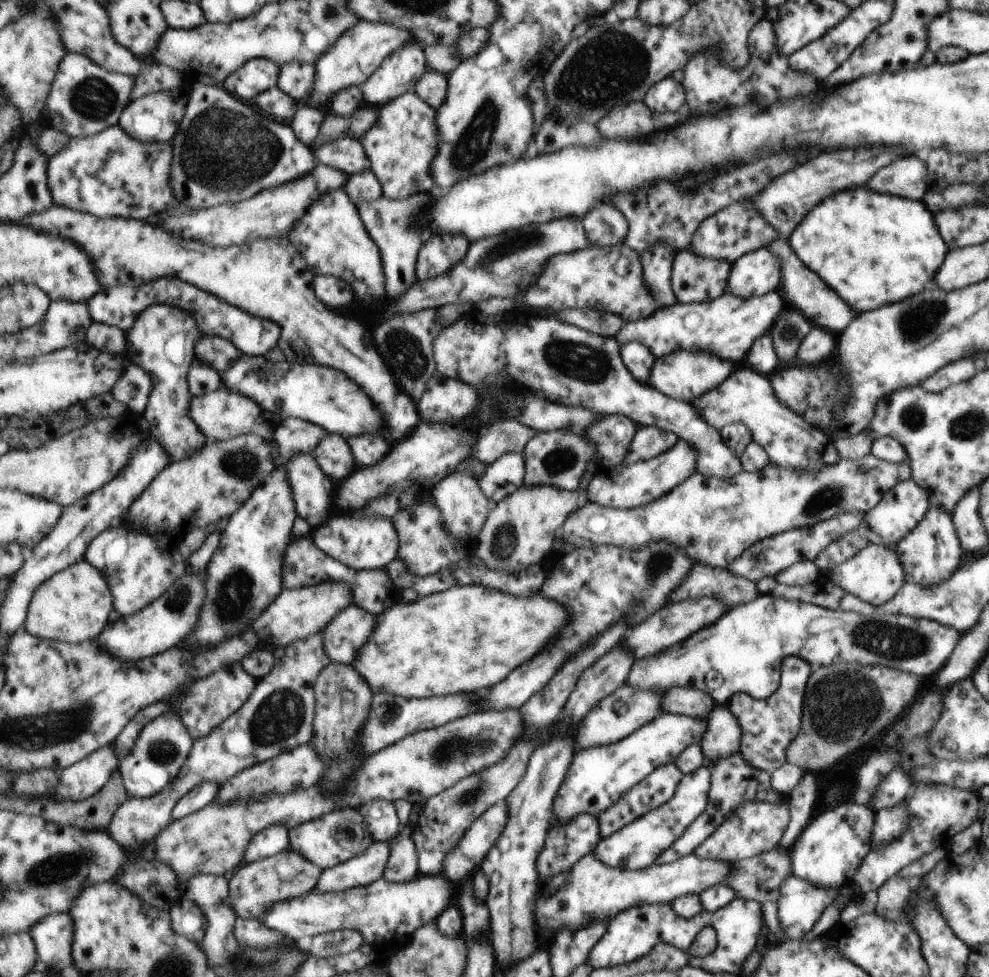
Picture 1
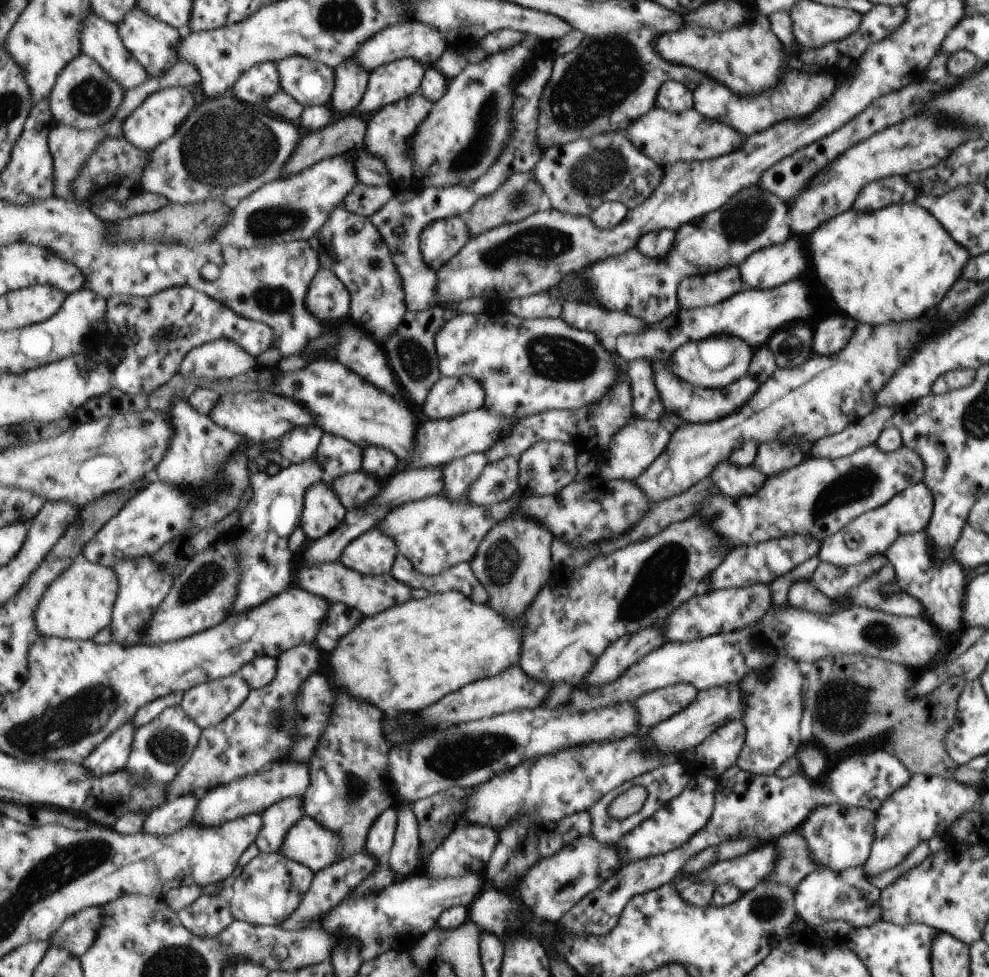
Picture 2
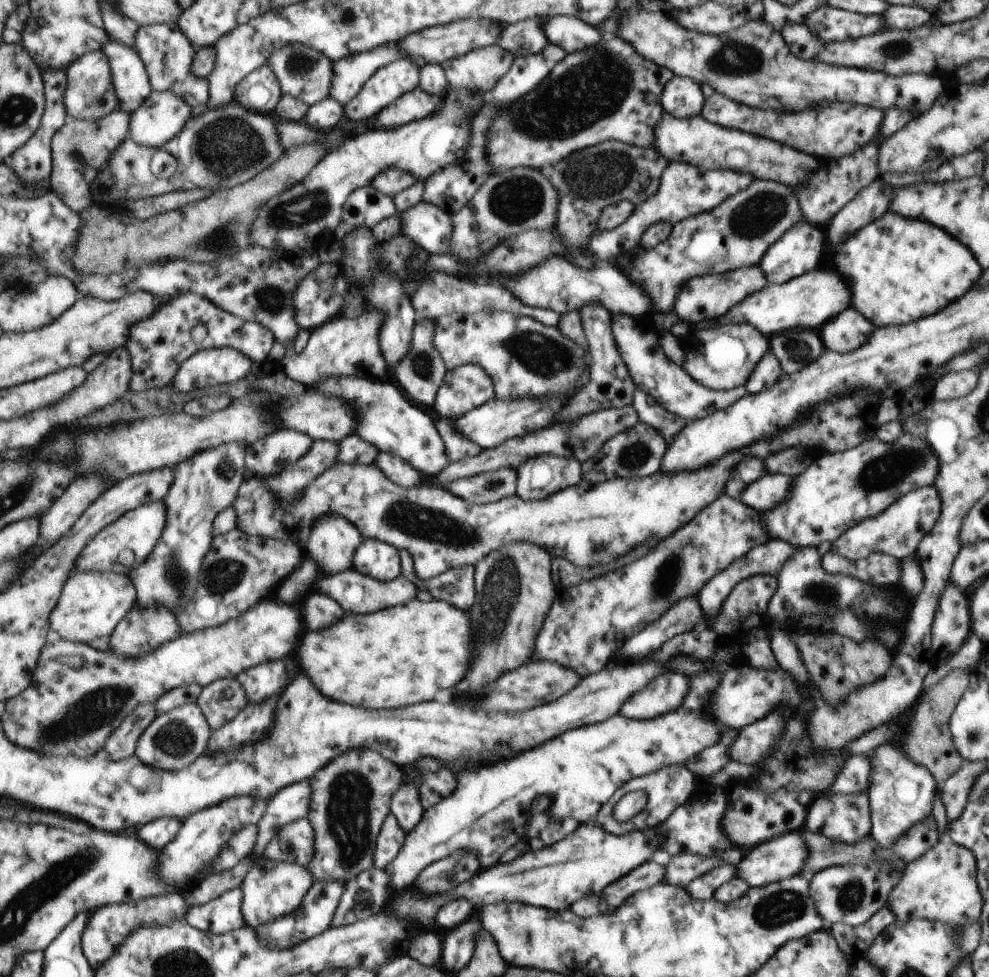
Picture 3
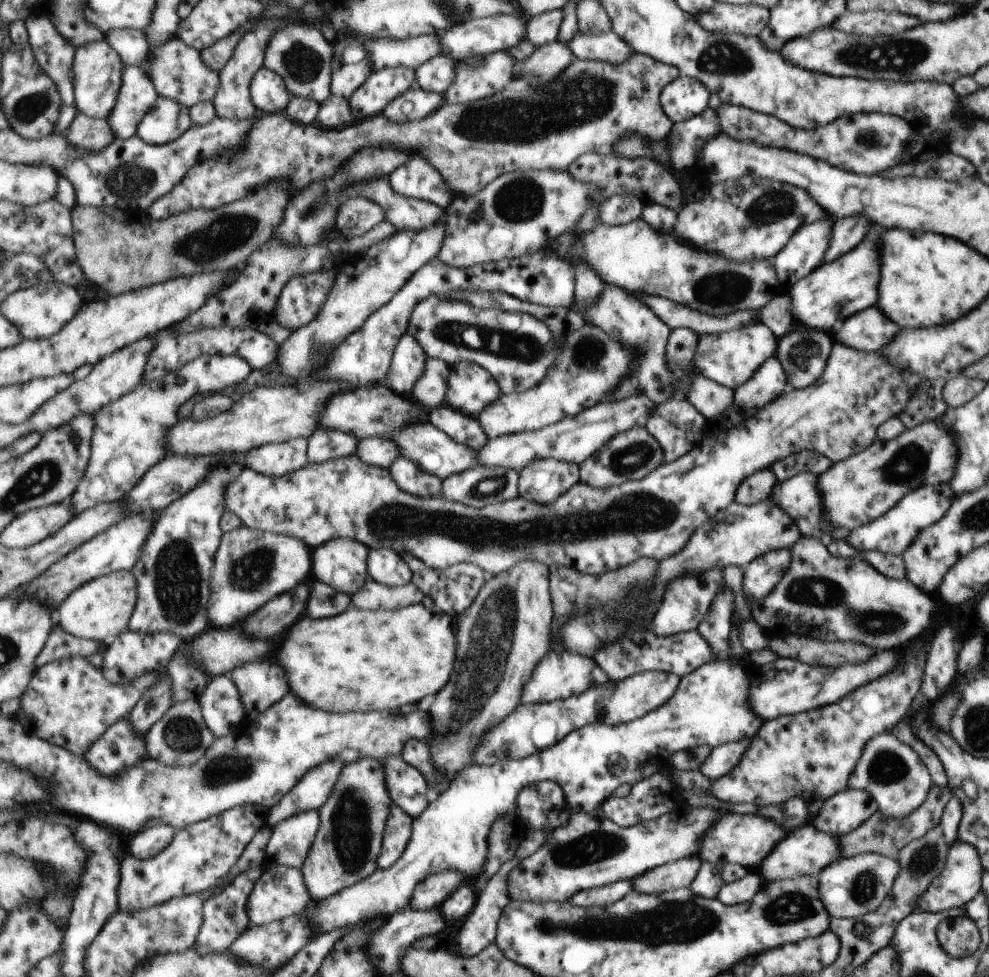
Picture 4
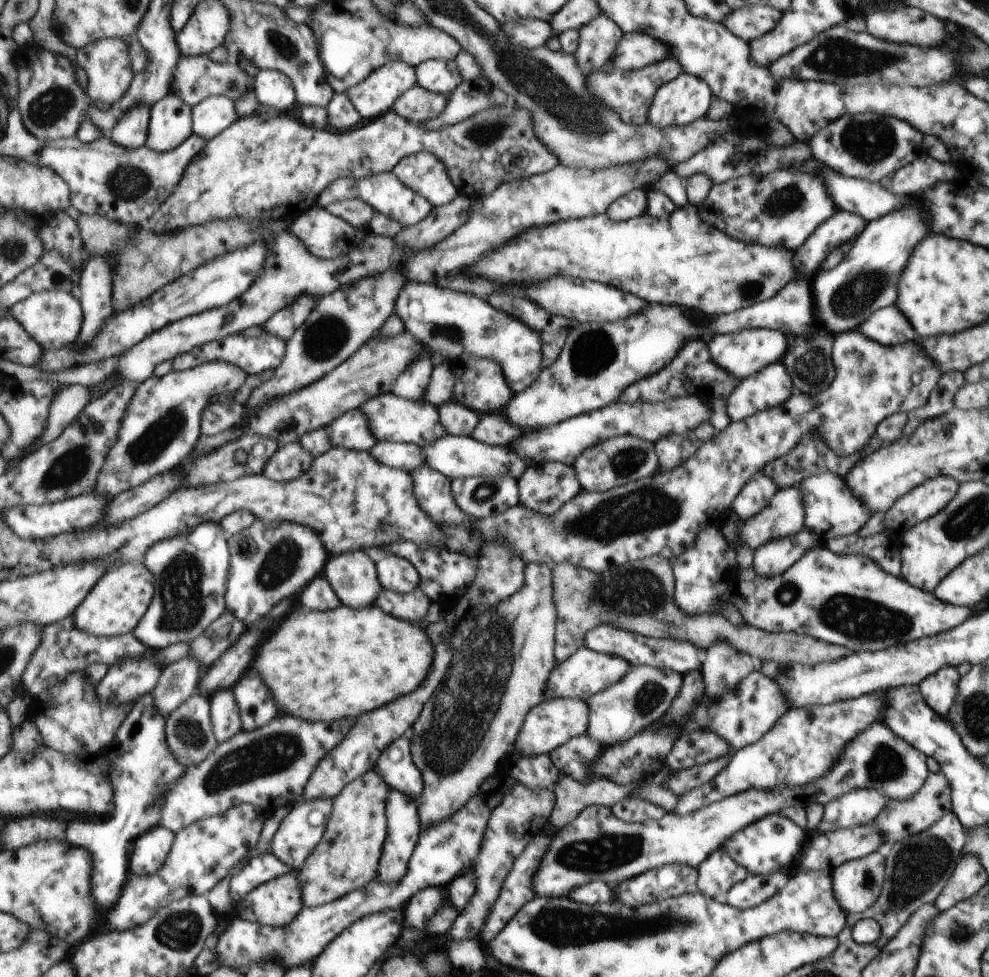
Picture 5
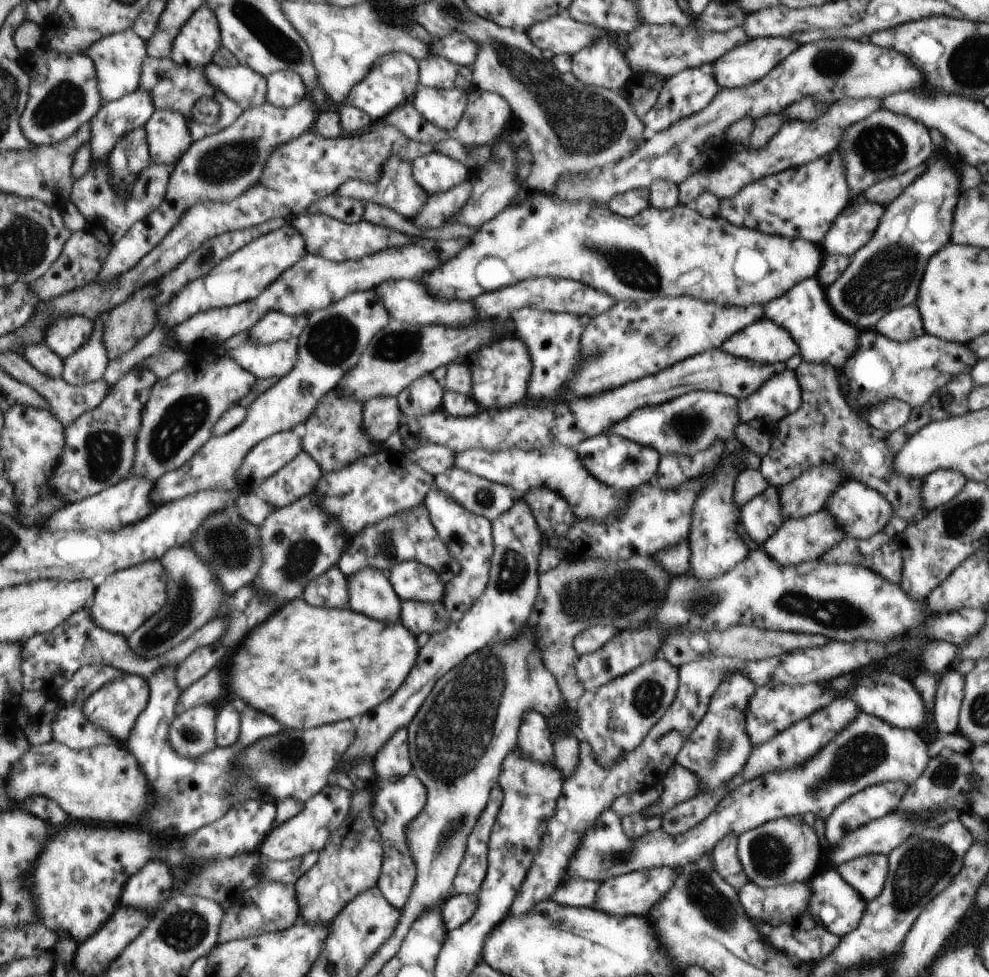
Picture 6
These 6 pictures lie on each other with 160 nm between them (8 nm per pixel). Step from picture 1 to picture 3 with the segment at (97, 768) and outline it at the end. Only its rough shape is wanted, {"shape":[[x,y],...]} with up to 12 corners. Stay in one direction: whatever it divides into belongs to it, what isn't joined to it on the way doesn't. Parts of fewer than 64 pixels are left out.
{"shape":[[155,703],[137,710],[104,747],[111,760],[136,755],[139,738],[158,715]]}

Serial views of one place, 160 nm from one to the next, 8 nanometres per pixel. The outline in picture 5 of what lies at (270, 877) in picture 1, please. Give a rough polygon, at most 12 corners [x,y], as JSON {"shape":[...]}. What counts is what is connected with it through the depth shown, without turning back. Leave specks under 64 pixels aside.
{"shape":[[298,875],[258,886],[236,916],[272,928],[306,907]]}

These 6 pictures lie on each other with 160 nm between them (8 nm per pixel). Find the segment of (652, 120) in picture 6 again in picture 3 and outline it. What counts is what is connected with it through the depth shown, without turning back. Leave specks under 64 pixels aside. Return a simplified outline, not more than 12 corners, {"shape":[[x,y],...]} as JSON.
{"shape":[[675,75],[662,90],[662,111],[673,118],[699,114],[698,83]]}

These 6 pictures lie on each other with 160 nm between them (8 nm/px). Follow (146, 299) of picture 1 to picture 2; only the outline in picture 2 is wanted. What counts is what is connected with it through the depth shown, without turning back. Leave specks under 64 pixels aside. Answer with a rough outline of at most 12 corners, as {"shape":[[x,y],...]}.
{"shape":[[188,285],[106,301],[125,352],[114,386],[162,389],[187,354],[233,340],[258,357],[277,337]]}

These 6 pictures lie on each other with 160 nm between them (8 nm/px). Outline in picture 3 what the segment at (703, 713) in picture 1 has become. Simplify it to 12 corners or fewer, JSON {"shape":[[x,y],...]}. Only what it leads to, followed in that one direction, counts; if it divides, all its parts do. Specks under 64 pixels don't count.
{"shape":[[667,672],[643,686],[619,709],[634,720],[677,710],[687,677]]}

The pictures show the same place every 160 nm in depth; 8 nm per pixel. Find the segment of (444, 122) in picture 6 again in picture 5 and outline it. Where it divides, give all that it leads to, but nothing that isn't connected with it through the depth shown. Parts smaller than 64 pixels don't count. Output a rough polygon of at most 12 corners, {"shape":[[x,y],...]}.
{"shape":[[417,84],[393,110],[411,122],[437,118],[448,97]]}

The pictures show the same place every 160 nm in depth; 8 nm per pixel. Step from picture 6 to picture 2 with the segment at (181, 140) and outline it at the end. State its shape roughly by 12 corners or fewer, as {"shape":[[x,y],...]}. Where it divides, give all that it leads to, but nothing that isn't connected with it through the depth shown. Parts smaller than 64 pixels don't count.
{"shape":[[192,88],[159,90],[126,119],[124,136],[155,151],[198,103]]}

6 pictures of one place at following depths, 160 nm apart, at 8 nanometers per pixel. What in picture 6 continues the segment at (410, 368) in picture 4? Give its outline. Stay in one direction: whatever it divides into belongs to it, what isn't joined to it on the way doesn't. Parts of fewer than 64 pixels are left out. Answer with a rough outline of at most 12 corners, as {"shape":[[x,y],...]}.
{"shape":[[427,375],[397,398],[415,420],[443,409],[446,391]]}

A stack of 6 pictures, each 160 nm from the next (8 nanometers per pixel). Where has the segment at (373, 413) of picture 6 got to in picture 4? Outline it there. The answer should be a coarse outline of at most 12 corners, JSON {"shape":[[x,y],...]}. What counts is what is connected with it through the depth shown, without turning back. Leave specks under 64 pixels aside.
{"shape":[[318,429],[309,440],[308,459],[316,464],[353,455],[355,436]]}

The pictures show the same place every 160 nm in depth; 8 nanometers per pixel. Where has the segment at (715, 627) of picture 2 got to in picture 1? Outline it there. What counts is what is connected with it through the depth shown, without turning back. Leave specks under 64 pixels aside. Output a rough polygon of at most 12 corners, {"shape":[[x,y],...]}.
{"shape":[[717,598],[667,604],[631,628],[633,658],[657,654],[711,626],[729,606]]}

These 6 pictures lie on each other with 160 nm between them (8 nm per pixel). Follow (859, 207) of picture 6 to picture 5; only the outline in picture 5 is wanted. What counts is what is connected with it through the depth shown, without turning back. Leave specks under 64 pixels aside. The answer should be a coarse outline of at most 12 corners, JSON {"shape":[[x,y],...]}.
{"shape":[[835,210],[793,251],[796,278],[861,234],[865,220]]}

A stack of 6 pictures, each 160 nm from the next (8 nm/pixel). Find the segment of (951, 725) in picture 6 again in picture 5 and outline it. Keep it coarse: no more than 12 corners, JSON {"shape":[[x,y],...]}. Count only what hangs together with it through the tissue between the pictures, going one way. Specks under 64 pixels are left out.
{"shape":[[951,666],[925,677],[918,690],[926,705],[946,716],[959,674]]}

